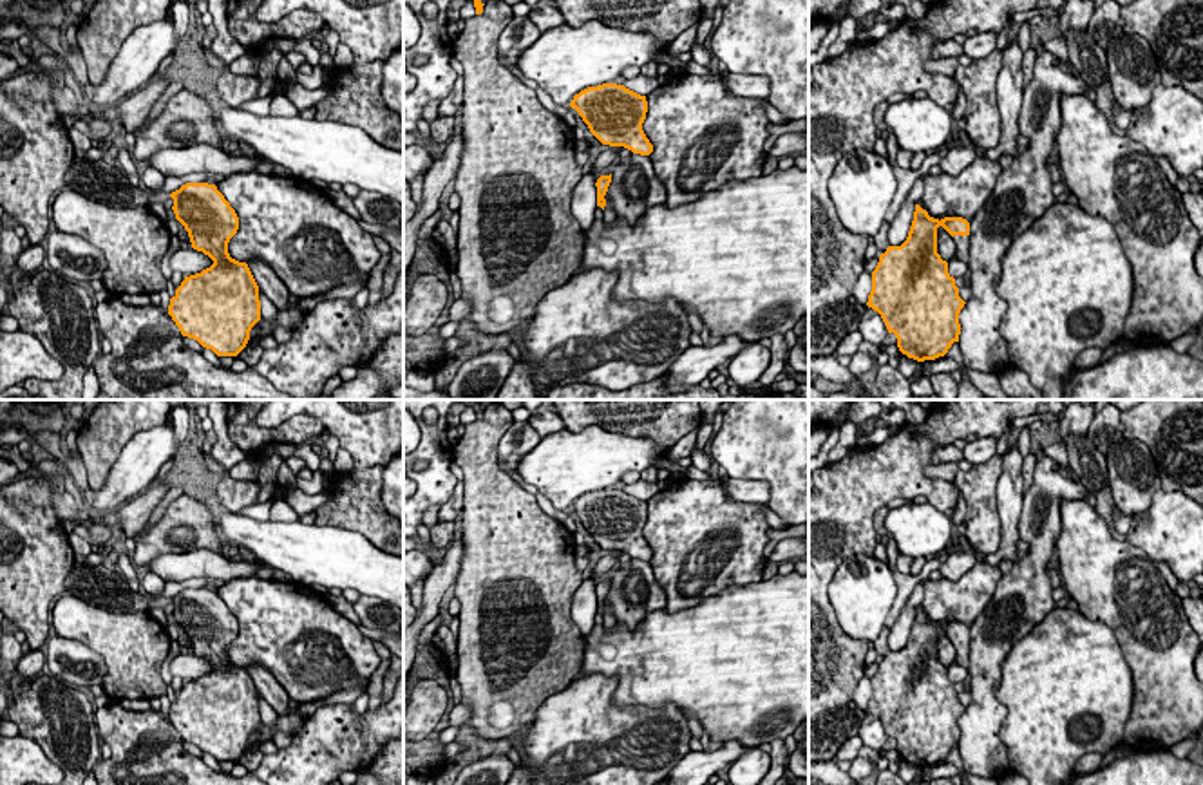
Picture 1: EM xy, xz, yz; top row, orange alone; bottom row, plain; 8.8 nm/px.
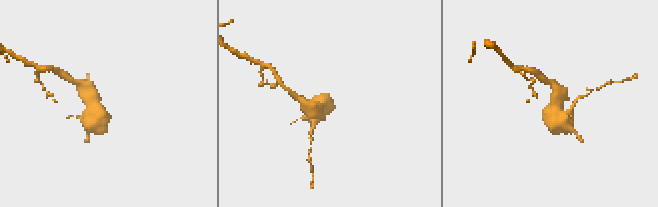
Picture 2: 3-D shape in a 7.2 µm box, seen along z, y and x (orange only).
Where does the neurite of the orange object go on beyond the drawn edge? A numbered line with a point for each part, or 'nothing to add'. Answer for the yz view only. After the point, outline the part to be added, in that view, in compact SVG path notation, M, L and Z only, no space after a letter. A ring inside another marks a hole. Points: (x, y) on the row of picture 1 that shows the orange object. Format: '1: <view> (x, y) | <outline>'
1: yz (961, 243) | M953 235L953 241L957 246L957 253L953 255L953 259L968 260L970 235Z

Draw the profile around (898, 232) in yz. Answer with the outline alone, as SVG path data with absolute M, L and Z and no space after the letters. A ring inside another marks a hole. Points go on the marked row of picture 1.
M917 177L912 190L906 194L906 199L903 201L899 213L890 222L888 228L888 244L890 246L901 246L910 232L915 206L921 203L924 192L924 177Z

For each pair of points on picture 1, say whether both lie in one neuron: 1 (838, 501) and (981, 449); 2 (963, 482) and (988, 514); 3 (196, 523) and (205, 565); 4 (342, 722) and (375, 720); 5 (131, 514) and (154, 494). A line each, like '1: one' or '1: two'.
1: two
2: one
3: two
4: one
5: one

